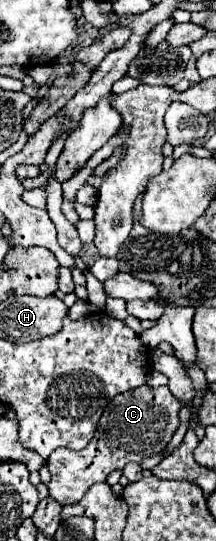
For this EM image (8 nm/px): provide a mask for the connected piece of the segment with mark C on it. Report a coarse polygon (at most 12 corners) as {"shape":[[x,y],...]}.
{"shape":[[169,387],[113,397],[81,451],[47,459],[49,497],[75,503],[111,471],[165,449]]}

